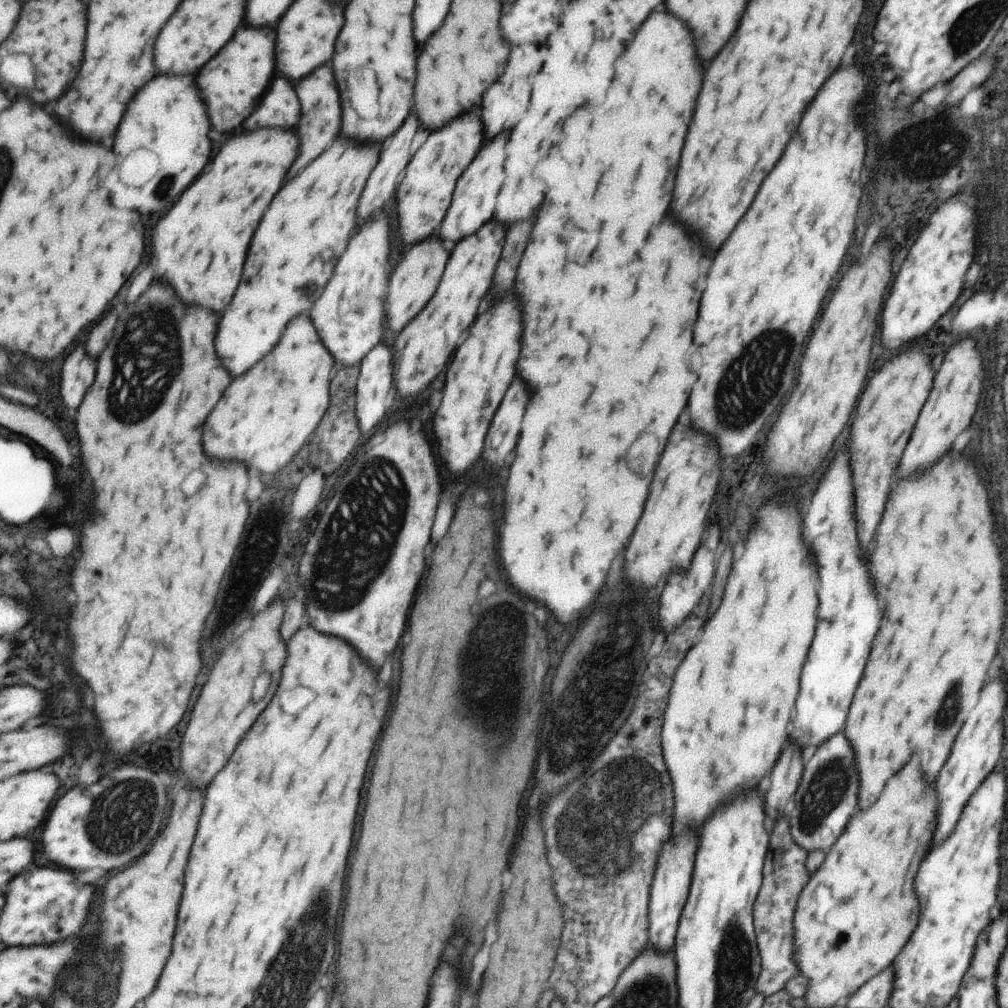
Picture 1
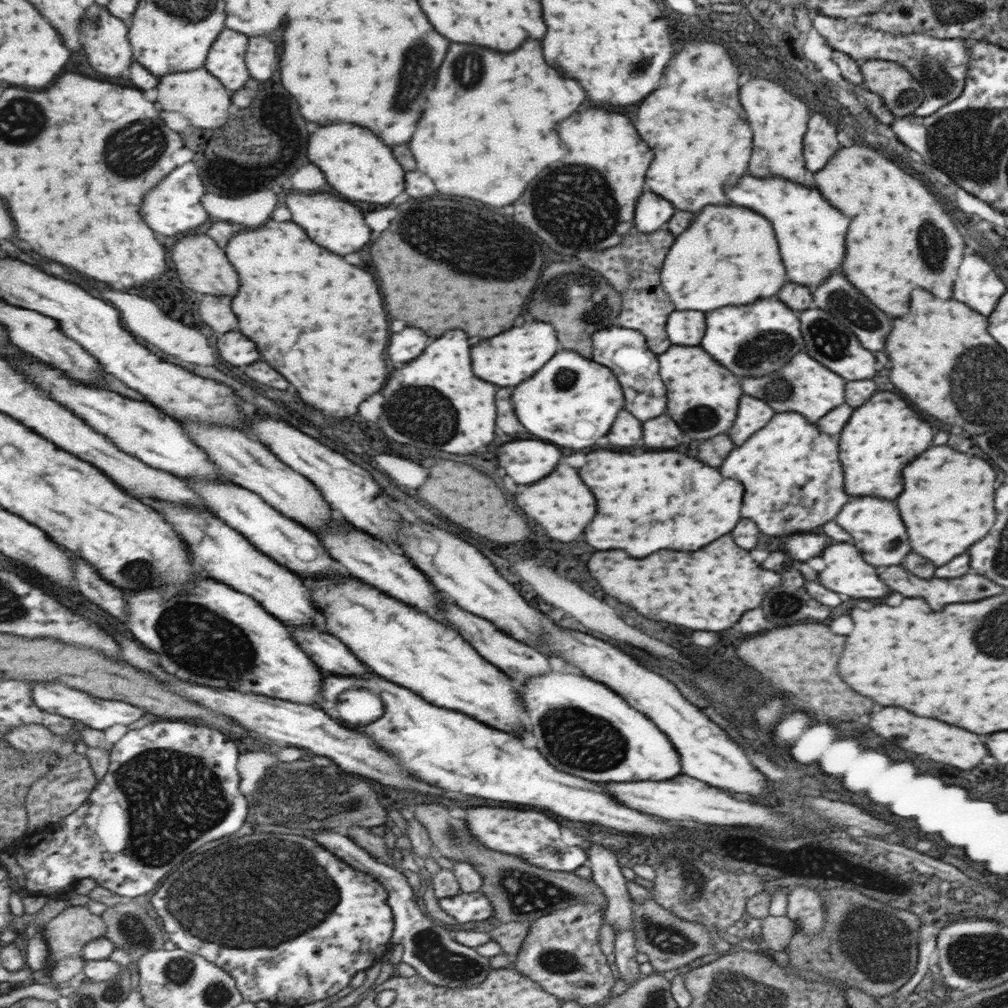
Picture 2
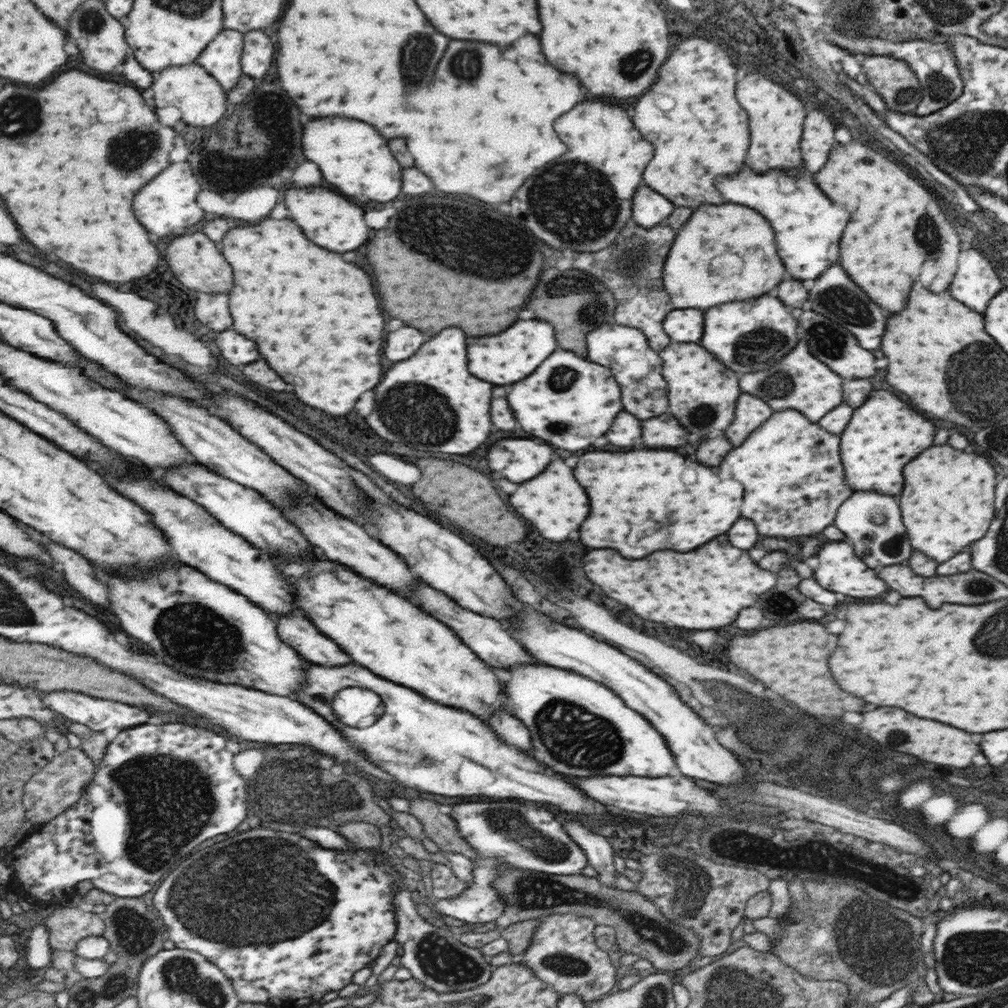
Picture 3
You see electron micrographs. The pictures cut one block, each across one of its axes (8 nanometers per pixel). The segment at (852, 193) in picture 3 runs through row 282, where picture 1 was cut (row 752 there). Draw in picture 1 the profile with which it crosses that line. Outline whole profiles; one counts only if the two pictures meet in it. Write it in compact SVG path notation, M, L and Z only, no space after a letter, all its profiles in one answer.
M961 454L957 458L943 456L943 460L935 464L931 472L923 472L923 476L897 480L895 492L891 492L887 516L883 516L883 524L879 524L875 552L869 556L875 590L883 596L887 606L885 614L897 616L895 608L889 608L889 602L891 606L897 602L899 584L927 584L931 586L931 602L939 600L939 604L925 616L931 624L885 624L875 632L871 660L867 660L867 672L863 672L863 680L859 680L859 692L855 692L855 704L851 704L845 732L857 760L861 808L875 802L885 780L893 776L893 770L899 770L905 760L909 762L913 750L919 750L921 760L925 762L927 782L933 782L949 756L953 738L963 724L965 714L969 714L977 702L989 660L997 652L1005 616L1003 568L991 522L987 490L979 482L973 462Z

